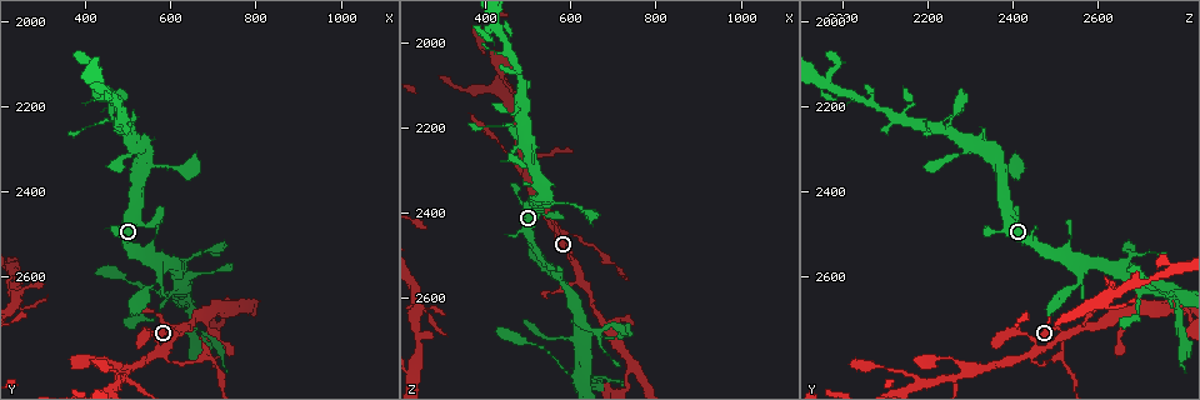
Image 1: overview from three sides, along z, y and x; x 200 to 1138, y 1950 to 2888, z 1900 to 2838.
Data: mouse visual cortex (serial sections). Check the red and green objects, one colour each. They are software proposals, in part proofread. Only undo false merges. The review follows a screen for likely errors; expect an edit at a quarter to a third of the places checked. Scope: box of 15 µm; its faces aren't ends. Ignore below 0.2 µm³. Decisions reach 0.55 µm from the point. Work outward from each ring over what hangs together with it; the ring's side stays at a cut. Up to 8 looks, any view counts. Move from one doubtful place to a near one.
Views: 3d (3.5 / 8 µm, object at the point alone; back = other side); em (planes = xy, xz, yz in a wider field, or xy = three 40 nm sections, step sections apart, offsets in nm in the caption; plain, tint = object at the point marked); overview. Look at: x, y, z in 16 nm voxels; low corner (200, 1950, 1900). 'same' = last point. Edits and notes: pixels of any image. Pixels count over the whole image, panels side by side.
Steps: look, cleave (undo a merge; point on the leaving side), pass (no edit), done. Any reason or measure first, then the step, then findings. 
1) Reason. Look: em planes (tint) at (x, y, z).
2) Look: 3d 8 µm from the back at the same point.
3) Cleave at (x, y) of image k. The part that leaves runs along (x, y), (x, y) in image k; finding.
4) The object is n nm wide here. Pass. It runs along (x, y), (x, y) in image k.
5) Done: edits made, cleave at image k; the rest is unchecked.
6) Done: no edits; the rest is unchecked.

Sudden change in width. Look: 3d 8 µm at (615, 2735, 2540).

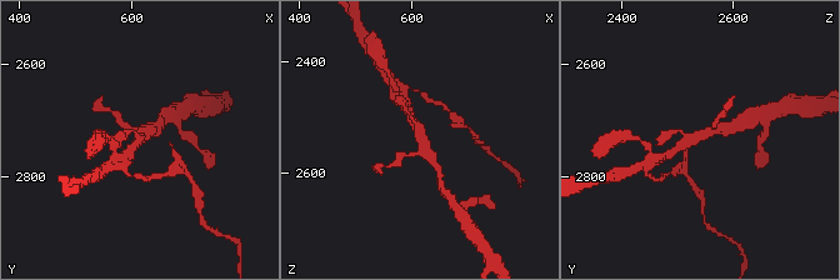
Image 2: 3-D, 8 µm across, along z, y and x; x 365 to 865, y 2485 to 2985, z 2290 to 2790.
Shape alone is not enough. Look: em xy step 1 (tint) at (615, 2730, 2535).

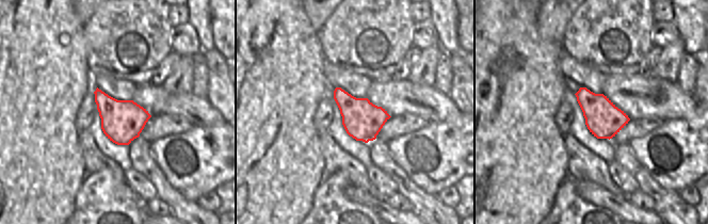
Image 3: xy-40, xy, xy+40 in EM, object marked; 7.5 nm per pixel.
Pass. It runs along (406, 111), (436, 166) in image 2; one cell here.

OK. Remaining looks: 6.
Calibre changes. Look: 3d 8 µm at (475, 2835, 2180).

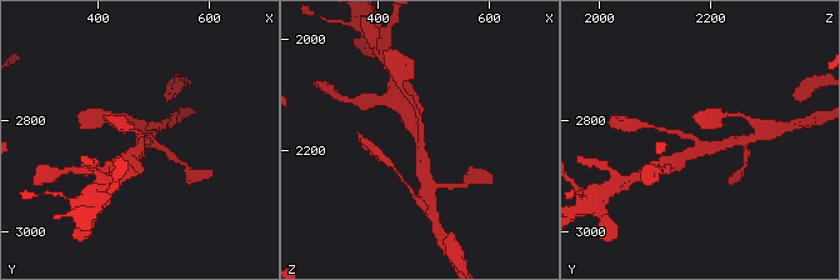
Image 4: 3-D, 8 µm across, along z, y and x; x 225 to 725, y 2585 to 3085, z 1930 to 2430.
Closer look. Look: 3d 3.5 µm at (475, 2840, 2185).

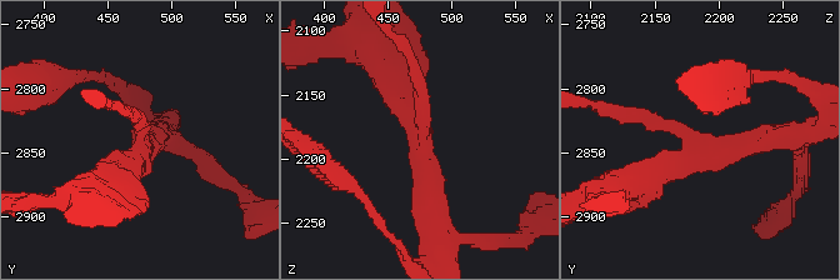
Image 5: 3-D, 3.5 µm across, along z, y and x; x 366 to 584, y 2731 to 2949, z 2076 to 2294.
Look: em xy step 5 (tint) at (478, 2842, 2180).

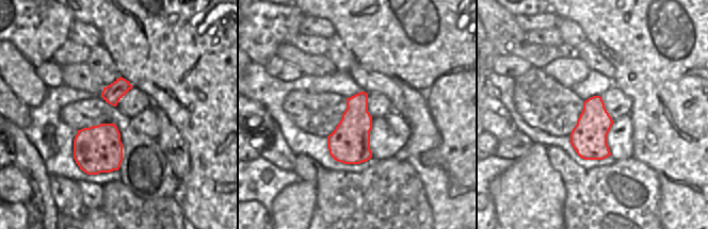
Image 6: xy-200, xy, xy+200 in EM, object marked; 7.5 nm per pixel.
Pass. It runs along (759, 139), (701, 158), (673, 124), (621, 116) in image 5; continuous, no second cell.

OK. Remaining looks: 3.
Thick turns thin. Look: 3d 3.5 µm at (605, 2795, 2455).

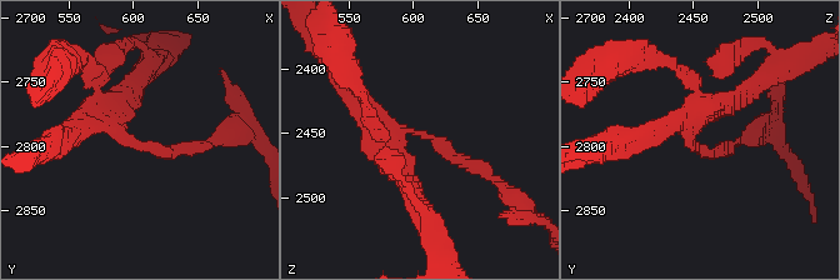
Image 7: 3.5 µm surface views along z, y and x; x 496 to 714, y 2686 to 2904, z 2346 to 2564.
The arms are 200, 250 nm wide. Cleave at (455, 159) of image 7. The part that leaves runs along (421, 135), (479, 166), (518, 199) in image 7; a second cell is stuck on.

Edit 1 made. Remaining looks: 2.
Done: edits made, cleave at image 7; the rest is unchecked.

